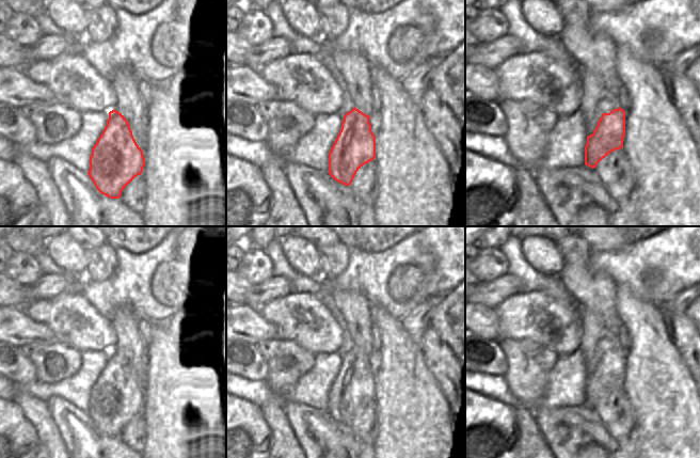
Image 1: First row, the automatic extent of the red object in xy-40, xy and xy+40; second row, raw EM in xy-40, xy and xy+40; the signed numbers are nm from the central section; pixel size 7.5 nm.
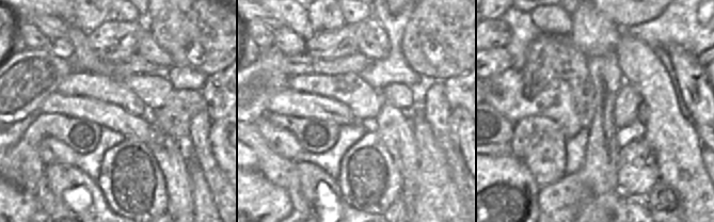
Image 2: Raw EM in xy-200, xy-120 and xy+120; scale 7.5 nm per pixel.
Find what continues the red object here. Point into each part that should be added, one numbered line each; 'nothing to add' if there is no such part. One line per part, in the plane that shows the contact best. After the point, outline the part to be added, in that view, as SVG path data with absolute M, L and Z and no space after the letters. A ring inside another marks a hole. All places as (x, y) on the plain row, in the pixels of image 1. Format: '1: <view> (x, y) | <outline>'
1: xy+40 (608, 342) | M609 331L605 332L604 336L598 341L598 345L595 347L598 360L601 358L603 352L609 352L614 348L618 347L619 347L619 338Z

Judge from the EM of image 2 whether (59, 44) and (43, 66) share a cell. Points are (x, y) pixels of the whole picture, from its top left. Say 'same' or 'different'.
different

